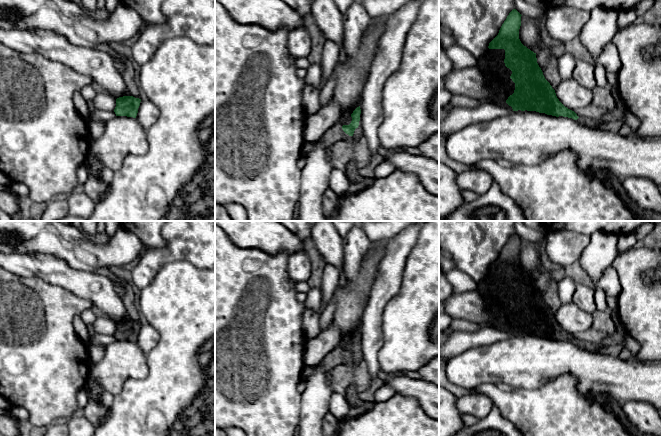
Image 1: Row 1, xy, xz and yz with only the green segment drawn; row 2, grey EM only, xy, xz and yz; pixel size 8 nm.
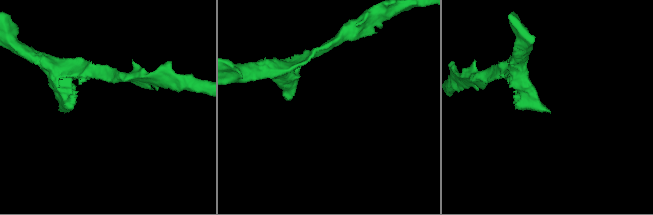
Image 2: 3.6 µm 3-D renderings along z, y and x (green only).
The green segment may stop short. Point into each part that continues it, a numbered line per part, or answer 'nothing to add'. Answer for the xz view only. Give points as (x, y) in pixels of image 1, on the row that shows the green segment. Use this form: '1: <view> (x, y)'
1: xz (358, 133)

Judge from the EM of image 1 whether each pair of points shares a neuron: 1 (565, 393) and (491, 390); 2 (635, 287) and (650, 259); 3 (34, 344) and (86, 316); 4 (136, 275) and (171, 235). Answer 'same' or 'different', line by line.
1: same
2: same
3: different
4: same

